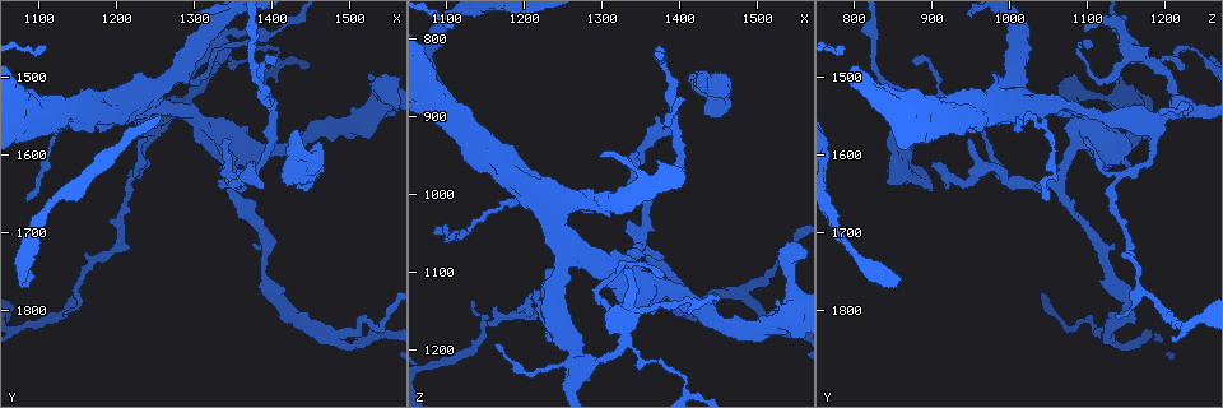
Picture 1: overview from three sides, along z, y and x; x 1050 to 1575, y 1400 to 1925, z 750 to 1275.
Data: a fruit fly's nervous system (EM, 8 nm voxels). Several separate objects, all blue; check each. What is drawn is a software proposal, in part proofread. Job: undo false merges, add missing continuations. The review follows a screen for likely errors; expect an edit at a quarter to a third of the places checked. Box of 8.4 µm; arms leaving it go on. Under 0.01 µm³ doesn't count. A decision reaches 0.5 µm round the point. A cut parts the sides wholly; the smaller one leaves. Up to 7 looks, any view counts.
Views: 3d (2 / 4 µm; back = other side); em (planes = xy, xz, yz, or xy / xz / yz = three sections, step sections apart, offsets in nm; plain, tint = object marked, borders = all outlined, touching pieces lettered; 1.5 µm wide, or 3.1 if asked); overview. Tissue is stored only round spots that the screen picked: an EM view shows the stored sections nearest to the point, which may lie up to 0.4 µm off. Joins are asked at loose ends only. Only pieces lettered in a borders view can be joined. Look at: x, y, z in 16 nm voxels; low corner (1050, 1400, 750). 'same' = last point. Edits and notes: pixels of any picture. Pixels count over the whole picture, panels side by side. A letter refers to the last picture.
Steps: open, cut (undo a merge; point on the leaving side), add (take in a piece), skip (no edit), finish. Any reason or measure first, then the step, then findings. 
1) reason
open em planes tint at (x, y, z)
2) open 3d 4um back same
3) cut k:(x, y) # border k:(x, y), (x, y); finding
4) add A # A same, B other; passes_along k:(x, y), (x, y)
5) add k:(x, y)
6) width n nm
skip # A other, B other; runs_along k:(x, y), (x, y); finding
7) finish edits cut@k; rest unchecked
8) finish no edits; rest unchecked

end of a long branch
open em planes borders at (1085, 1770, 855)

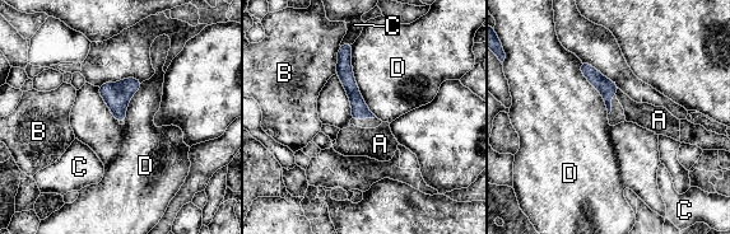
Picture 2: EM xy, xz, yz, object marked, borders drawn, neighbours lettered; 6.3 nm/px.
add A # A same, B other, C other, D other; passes_along 2:(607, 88), (617, 90), (647, 116); the neuron continues

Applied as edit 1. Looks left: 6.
branch stops here
open 3d 2um at (1420, 1635, 845)

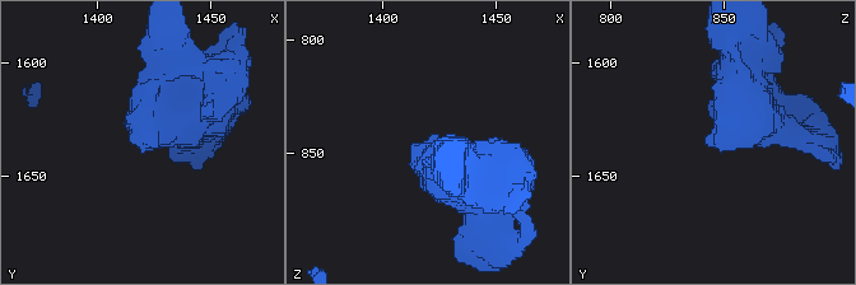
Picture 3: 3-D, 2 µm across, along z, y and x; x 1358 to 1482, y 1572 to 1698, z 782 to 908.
open em planes borders at (1420, 1635, 841)

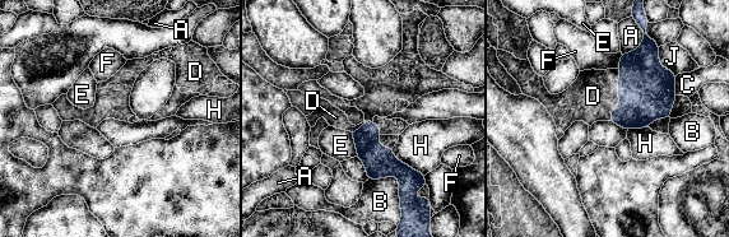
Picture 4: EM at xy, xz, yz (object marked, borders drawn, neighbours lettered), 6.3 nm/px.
add D # A other, B other, C other, D same, E other, F other, H other, J other; the neuron continues

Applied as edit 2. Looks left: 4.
four or more arms meet
open 3d 4um at (1275, 1535, 1215)

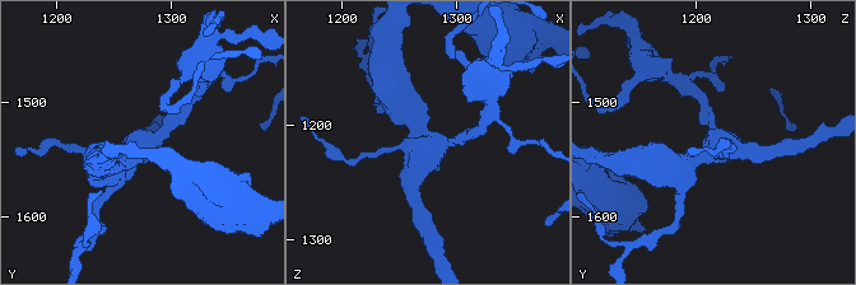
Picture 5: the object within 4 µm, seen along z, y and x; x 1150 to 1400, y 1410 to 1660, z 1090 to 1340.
now the EM
open em planes borders at (1276, 1540, 1216)

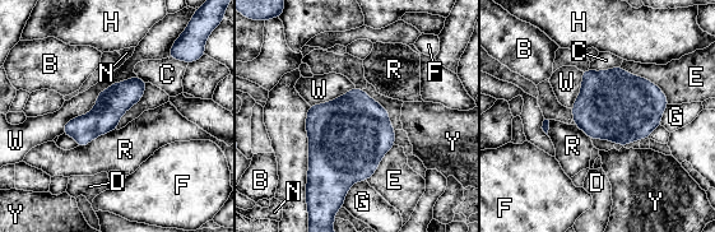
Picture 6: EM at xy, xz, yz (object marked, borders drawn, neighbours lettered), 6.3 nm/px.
skip # B other, C other, D other, E other, F other, G other, H other, N other, R other, W other, Y other; runs_along 6:(142, 83), (94, 124), (66, 131); one neuron here

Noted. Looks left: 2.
finish edits add@2, add@4; rest unchecked

